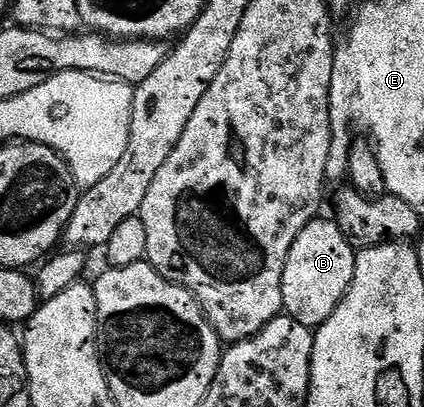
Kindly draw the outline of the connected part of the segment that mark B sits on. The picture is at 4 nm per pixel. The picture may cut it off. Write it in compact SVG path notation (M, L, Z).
M311 220L299 231L287 255L287 267L283 267L284 312L311 330L316 330L339 307L343 295L347 295L347 287L351 287L357 262L355 247L343 235L336 220L321 220Z

